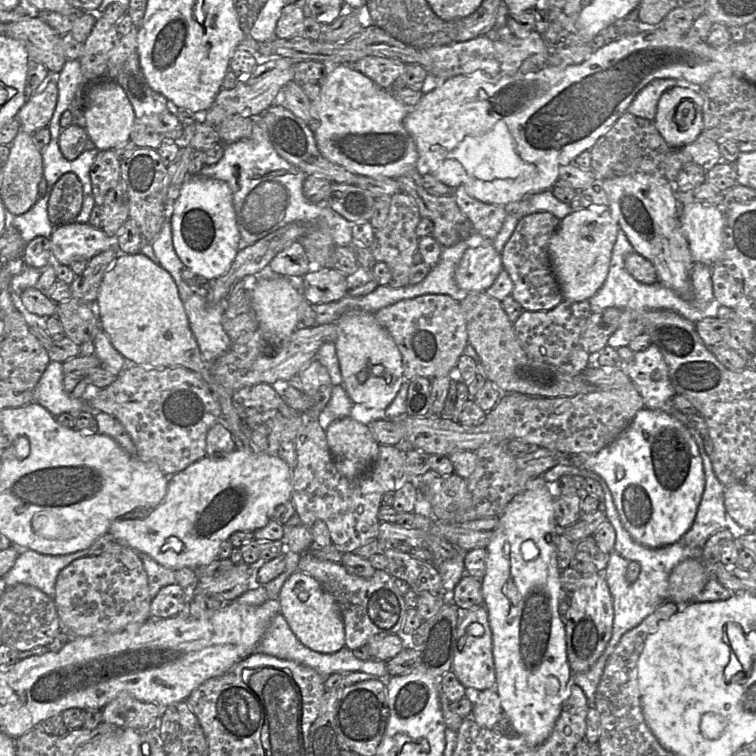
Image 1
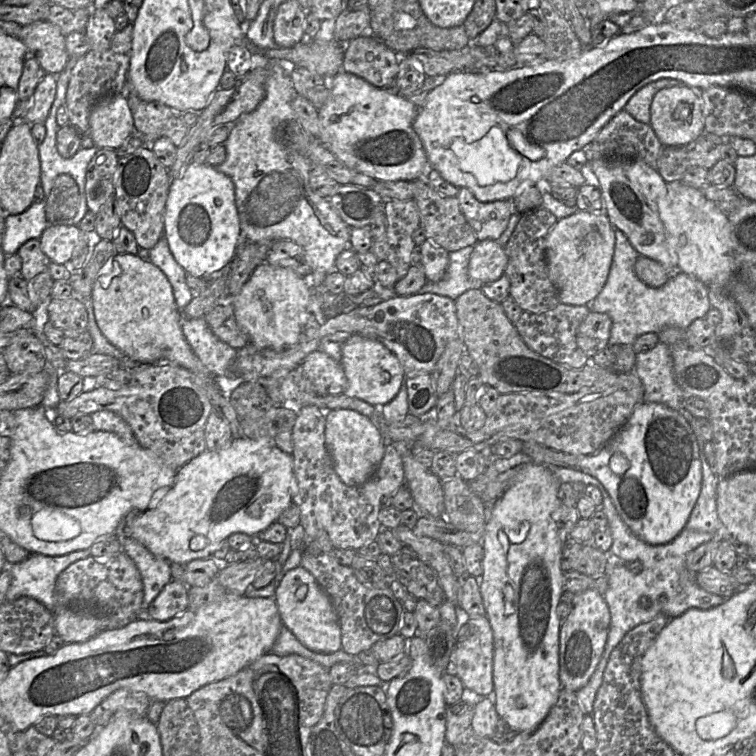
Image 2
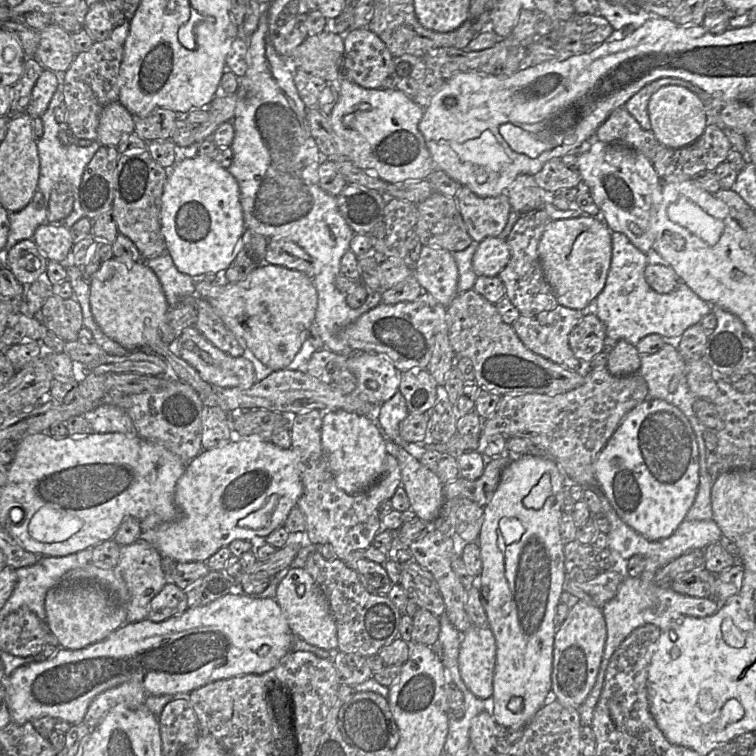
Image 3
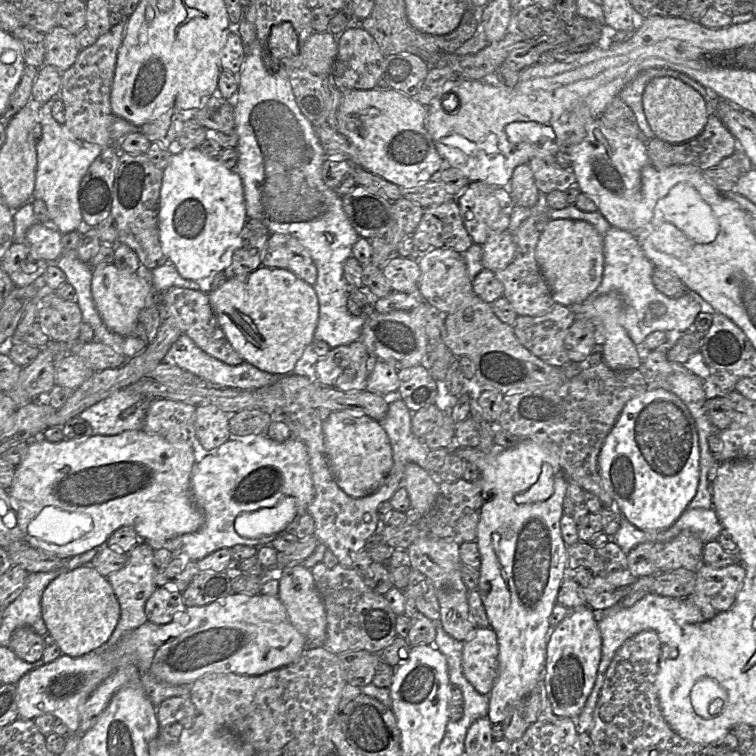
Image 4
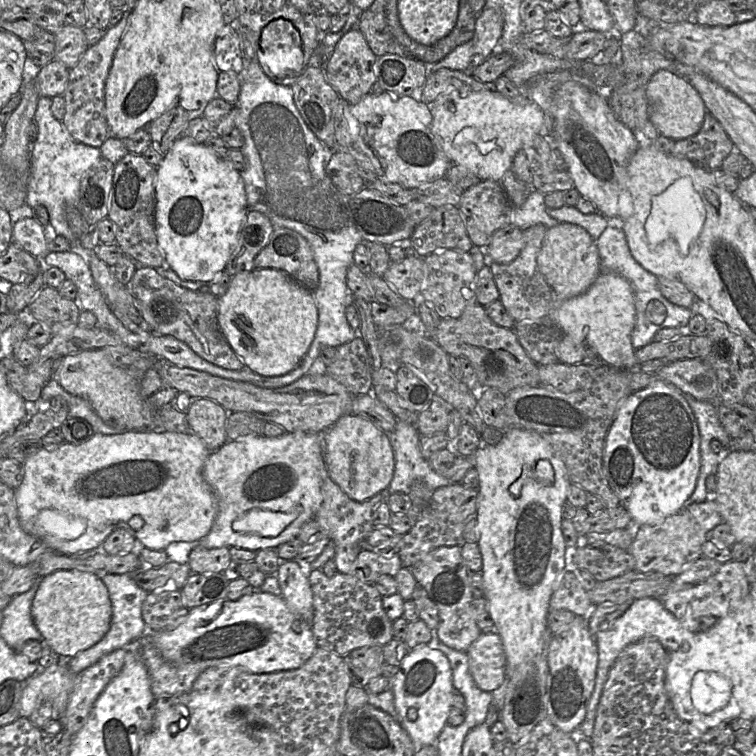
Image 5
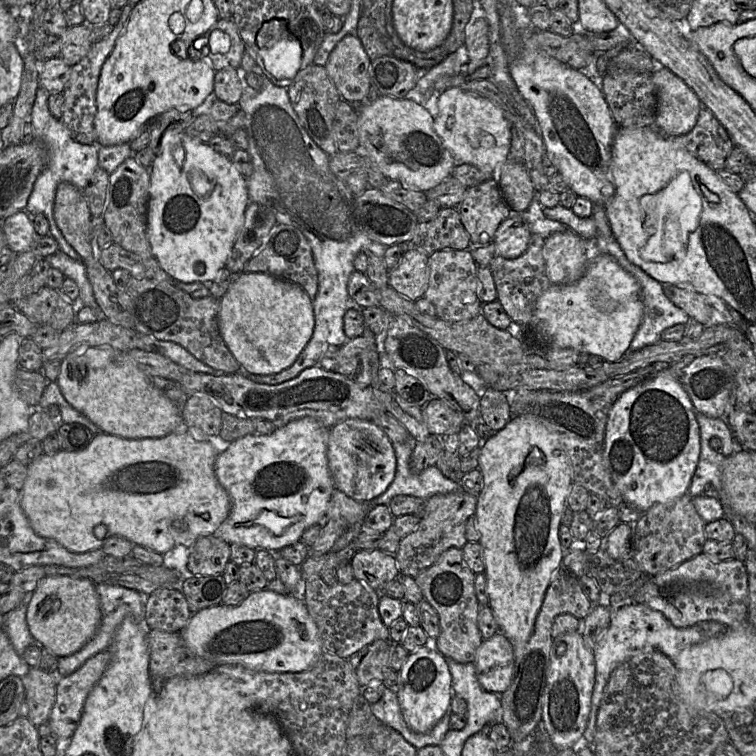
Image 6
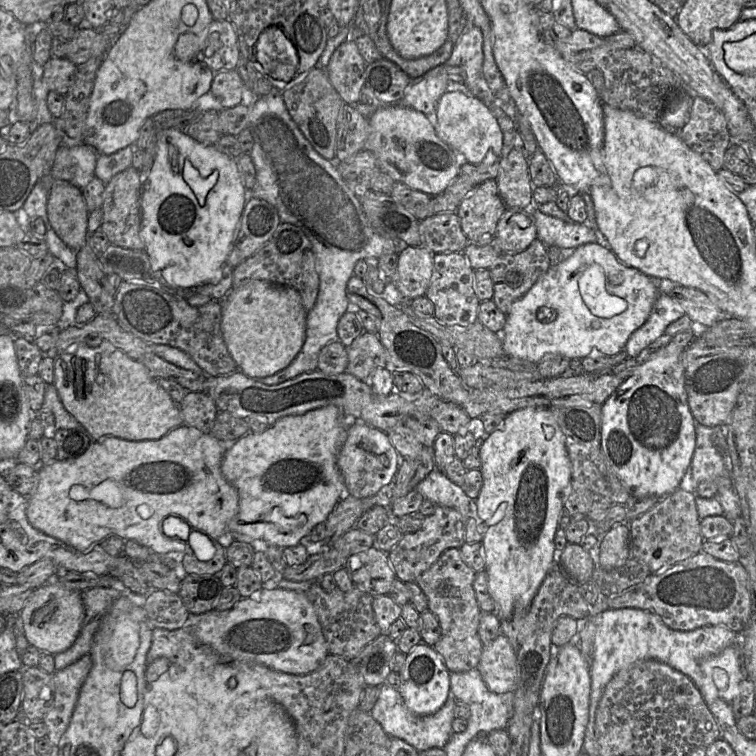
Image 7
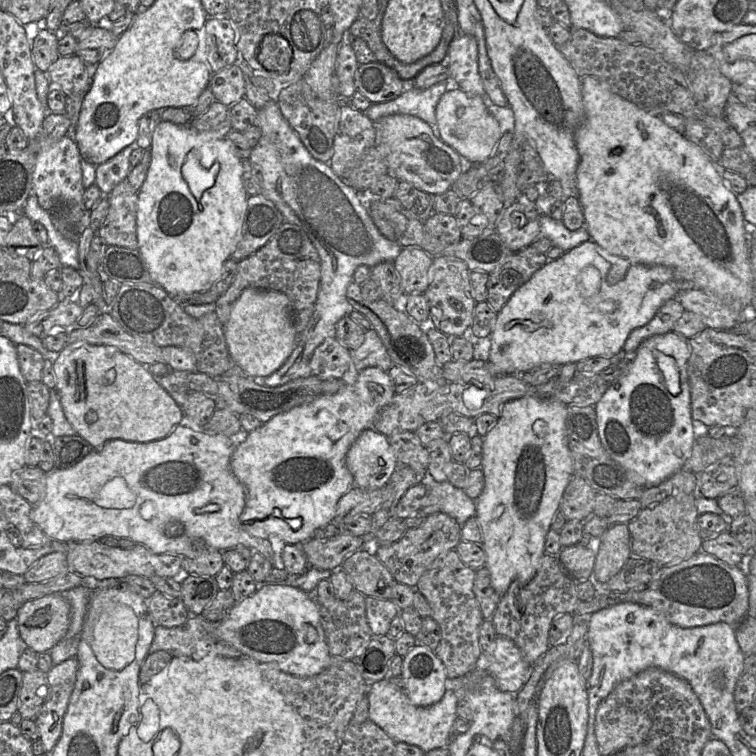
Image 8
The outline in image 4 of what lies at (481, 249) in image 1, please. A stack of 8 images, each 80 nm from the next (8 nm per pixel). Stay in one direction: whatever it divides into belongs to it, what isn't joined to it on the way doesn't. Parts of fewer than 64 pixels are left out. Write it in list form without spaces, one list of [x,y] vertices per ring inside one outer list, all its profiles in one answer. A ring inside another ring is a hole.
[[[508,229],[489,236],[481,247],[483,268],[492,272],[507,267],[516,254],[514,237]]]

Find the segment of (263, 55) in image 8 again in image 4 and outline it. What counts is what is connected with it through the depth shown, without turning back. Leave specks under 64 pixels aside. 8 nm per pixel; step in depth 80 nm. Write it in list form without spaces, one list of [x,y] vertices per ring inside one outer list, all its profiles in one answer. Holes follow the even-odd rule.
[[[290,22],[274,25],[268,38],[268,50],[272,57],[273,69],[279,69],[279,61],[299,53],[298,35]]]

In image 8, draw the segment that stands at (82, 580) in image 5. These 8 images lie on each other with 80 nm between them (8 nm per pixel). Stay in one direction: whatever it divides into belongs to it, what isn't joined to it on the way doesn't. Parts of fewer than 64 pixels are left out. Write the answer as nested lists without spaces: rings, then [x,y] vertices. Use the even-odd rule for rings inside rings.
[[[51,593],[25,602],[16,618],[24,646],[38,654],[49,652],[68,631],[70,605],[62,593]]]

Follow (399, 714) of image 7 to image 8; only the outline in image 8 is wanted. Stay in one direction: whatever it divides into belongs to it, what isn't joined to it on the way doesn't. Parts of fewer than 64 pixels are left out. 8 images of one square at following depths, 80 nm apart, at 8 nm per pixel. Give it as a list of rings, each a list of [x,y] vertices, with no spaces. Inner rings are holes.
[[[388,677],[368,686],[366,697],[369,701],[369,720],[378,725],[396,743],[404,742],[418,746],[425,753],[440,747],[448,747],[456,733],[454,722],[458,718],[456,707],[458,695],[450,686],[442,699],[428,707],[416,706],[407,695],[401,693]]]

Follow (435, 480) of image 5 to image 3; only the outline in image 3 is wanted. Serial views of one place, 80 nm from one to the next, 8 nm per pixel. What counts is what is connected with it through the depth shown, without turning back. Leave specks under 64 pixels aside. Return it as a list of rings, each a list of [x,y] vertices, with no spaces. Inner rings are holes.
[[[397,391],[390,400],[378,406],[377,418],[386,440],[389,439],[401,446],[406,445],[400,437],[399,424],[408,415],[406,401],[400,391]]]

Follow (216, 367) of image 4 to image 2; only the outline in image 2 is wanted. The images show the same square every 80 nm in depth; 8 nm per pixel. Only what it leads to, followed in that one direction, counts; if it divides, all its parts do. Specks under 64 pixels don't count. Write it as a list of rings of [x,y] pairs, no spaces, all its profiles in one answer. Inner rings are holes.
[[[204,317],[183,319],[182,331],[192,351],[215,377],[230,376],[237,350],[221,341]]]

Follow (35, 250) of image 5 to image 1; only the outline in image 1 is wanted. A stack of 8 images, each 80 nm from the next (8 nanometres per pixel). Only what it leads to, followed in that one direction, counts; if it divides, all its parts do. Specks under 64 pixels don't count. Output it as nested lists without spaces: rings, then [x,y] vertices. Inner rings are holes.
[[[73,222],[54,228],[49,237],[50,249],[55,260],[66,266],[82,259],[90,260],[111,247],[116,250],[116,257],[131,255],[120,251],[116,237],[109,237],[89,223]]]

